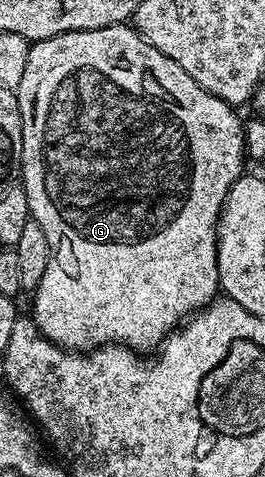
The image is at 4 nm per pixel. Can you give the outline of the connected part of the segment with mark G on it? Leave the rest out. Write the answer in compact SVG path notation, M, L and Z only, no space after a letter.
M126 23L61 33L33 42L24 67L24 79L20 79L16 96L22 116L20 187L26 192L30 216L40 223L50 248L48 267L44 267L44 275L32 293L34 325L53 345L71 351L100 349L103 345L125 345L135 351L157 350L179 328L183 319L206 308L219 296L218 217L222 214L222 204L232 183L236 183L244 173L242 159L247 156L247 150L243 119L234 114L237 112L226 101L197 85L180 63L156 51L156 47L147 43L137 29Z

